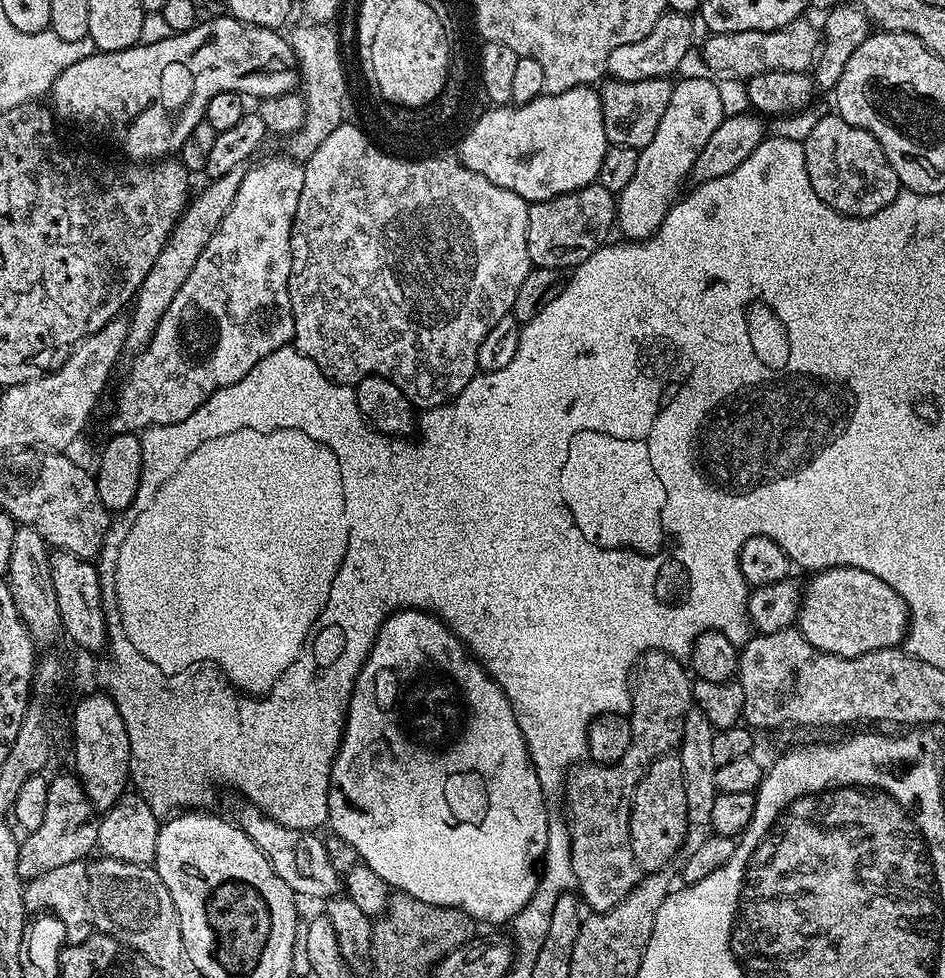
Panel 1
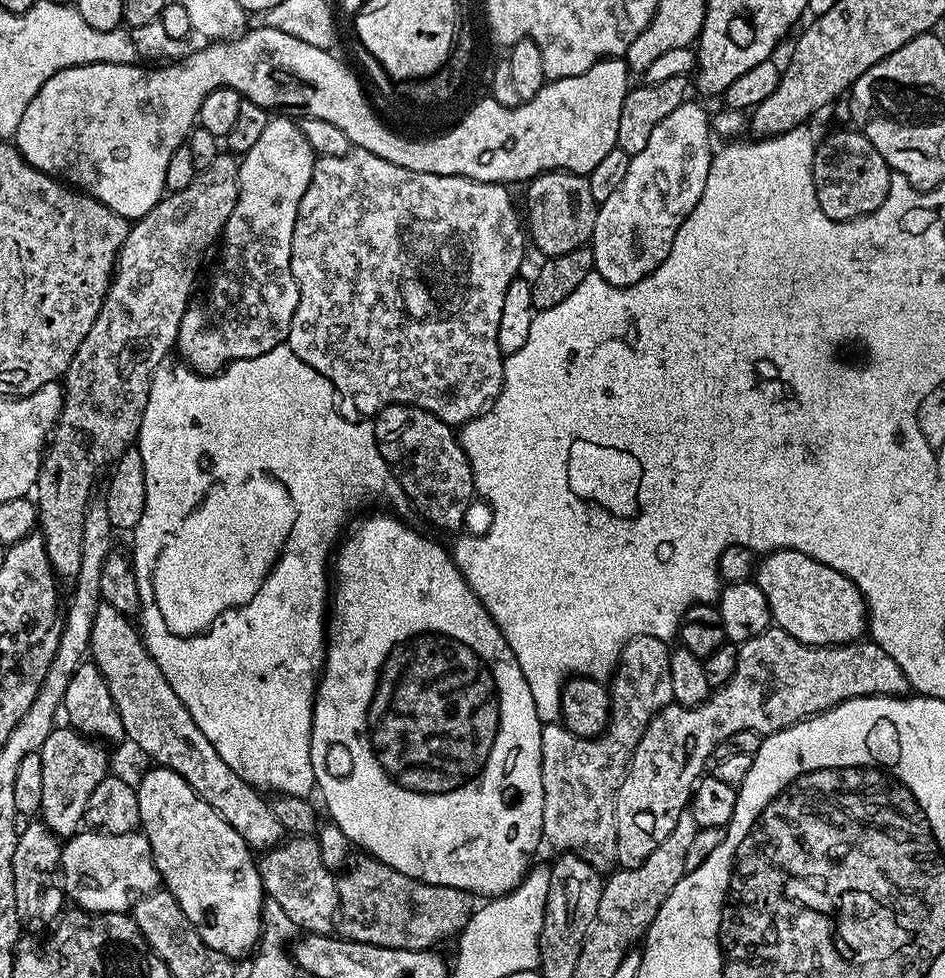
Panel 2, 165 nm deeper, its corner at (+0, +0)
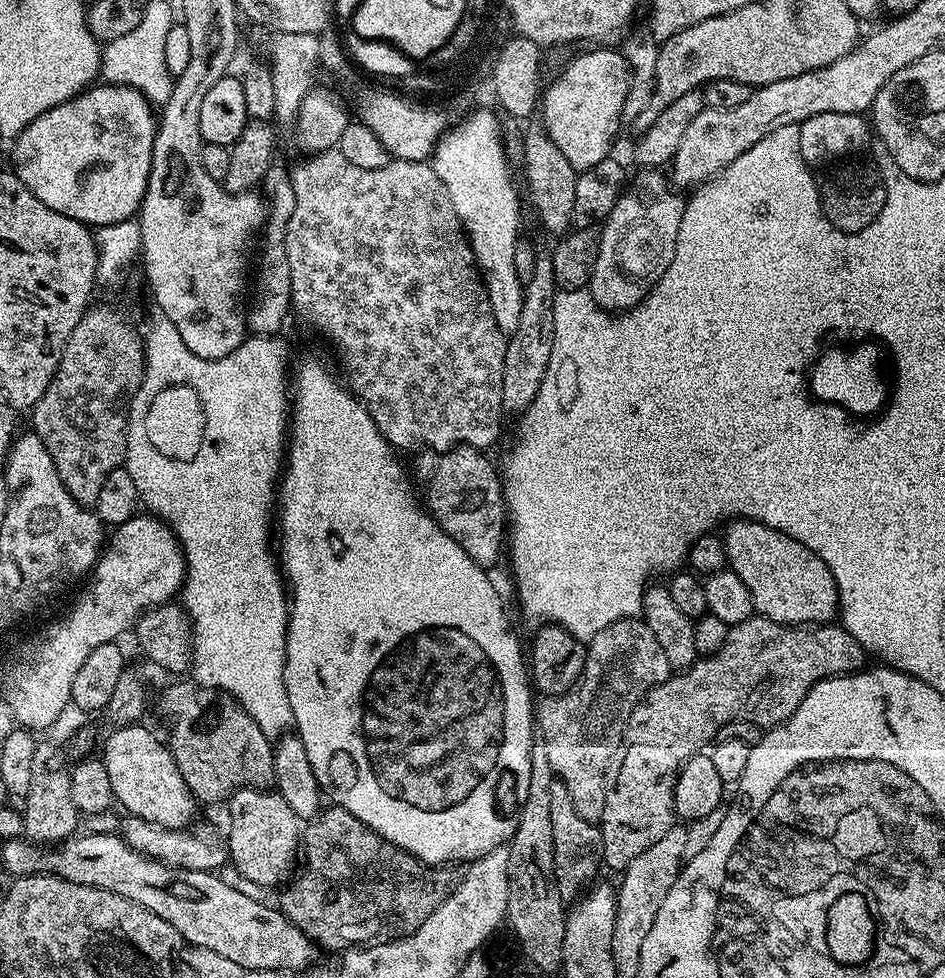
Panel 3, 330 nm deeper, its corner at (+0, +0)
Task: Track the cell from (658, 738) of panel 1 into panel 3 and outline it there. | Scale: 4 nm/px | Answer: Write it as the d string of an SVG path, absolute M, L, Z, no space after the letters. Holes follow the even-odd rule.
M629 618L619 620L610 626L606 626L606 630L598 630L598 634L594 634L592 639L586 644L586 662L584 669L577 680L576 685L568 692L563 692L561 696L544 696L543 699L535 705L534 708L534 724L539 734L545 740L546 753L555 773L555 779L562 782L562 786L566 786L566 790L570 794L570 798L574 802L574 810L578 810L578 814L582 814L582 818L596 822L599 821L604 803L606 802L606 782L608 781L608 766L613 756L620 749L620 741L624 739L624 726L627 724L630 714L634 710L636 703L644 697L650 689L658 686L662 682L666 682L669 676L673 675L674 669L670 666L670 662L666 662L666 654L662 650L662 646L658 646L658 638L654 638L654 633L650 631L650 626L644 624L643 619Z

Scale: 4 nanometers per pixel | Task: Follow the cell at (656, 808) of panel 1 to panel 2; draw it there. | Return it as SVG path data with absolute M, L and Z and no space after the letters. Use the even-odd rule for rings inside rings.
M770 626L762 634L758 634L754 638L750 638L746 641L745 644L739 645L739 649L738 666L734 670L734 678L730 678L728 684L723 684L722 687L715 689L707 700L696 704L693 708L687 708L675 702L668 704L660 710L657 716L653 716L651 722L646 726L646 730L634 750L632 760L628 764L628 772L625 774L624 780L616 792L616 864L619 865L620 868L636 868L642 862L646 862L648 855L675 830L678 818L689 807L693 791L698 781L705 775L706 769L704 769L704 763L706 763L708 759L710 759L709 761L713 759L712 751L715 750L716 743L718 743L719 740L720 743L727 741L729 736L738 734L742 730L756 732L763 738L772 735L774 732L780 732L784 728L789 728L790 725L797 724L799 720L809 720L812 716L819 716L821 712L829 712L831 708L836 708L839 704L847 700L862 698L863 696L906 696L909 695L910 692L906 674L902 674L898 662L894 662L894 658L890 658L890 654L886 654L886 650L882 650L878 645L871 642L813 646L811 644L798 642L798 638L786 634L778 627Z

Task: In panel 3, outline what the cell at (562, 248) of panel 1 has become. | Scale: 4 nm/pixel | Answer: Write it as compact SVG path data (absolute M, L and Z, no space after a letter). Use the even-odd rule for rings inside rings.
M536 122L523 129L524 133L524 176L528 179L528 196L536 207L536 216L540 224L548 232L560 232L564 234L573 227L572 215L574 214L574 186L578 169L570 166L566 154L554 146L554 142L548 137L543 123Z

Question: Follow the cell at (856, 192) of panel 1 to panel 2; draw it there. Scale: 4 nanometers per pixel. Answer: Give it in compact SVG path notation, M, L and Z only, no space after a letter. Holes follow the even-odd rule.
M859 130L832 132L816 146L812 173L822 214L832 220L856 220L876 212L886 202L893 171Z

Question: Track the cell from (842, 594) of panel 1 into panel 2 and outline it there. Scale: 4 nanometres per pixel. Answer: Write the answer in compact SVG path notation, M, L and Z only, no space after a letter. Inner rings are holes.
M789 548L767 553L756 565L754 582L766 594L772 624L798 638L798 642L813 646L850 644L865 635L868 605L858 586L838 570L806 554Z

